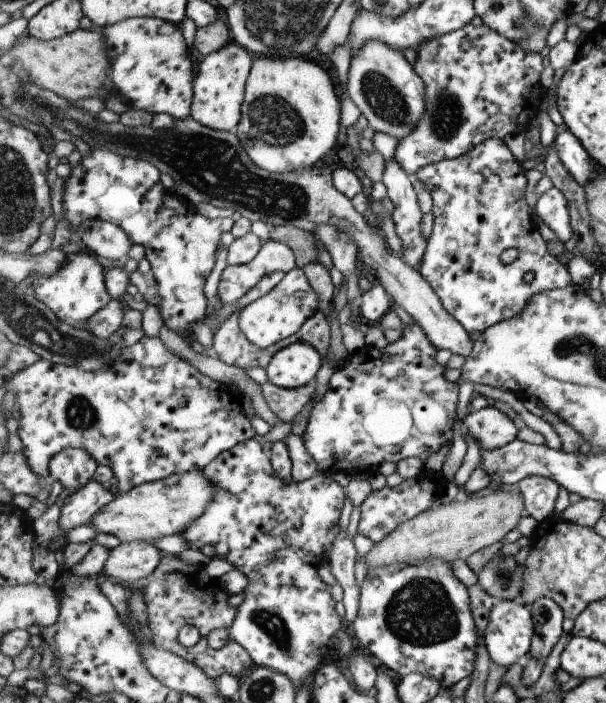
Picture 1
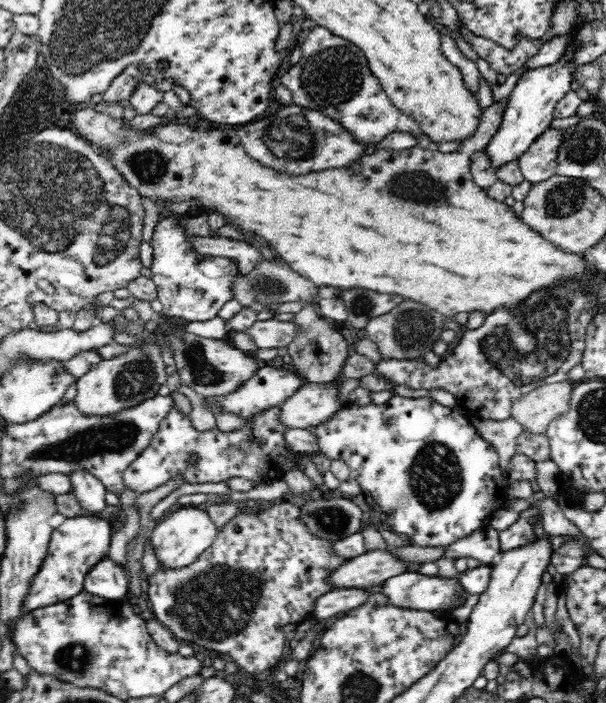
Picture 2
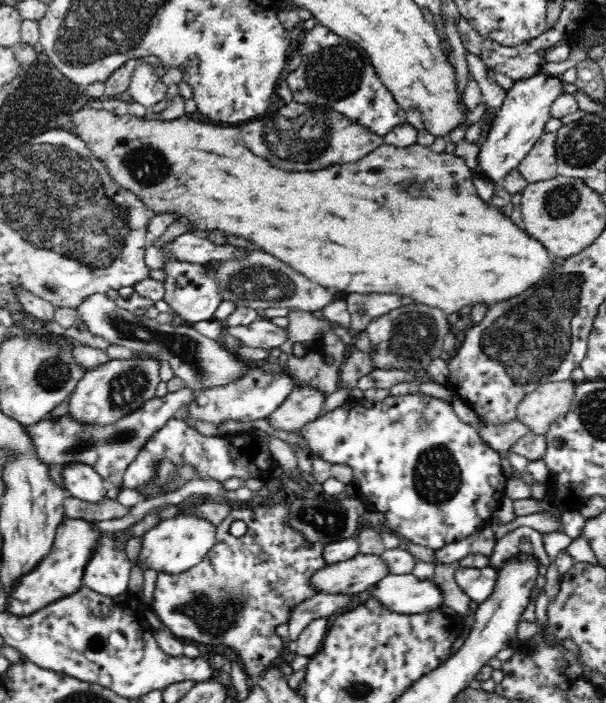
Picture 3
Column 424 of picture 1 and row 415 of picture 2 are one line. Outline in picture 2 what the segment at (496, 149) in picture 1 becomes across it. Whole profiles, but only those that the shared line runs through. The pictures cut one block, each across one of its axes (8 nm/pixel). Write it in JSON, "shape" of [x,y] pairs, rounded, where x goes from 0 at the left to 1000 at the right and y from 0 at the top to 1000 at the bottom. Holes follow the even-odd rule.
{"shape":[[[289,576],[244,634],[201,671],[206,694],[236,701],[261,694],[294,673],[300,673],[314,688],[356,688],[380,680],[406,680],[421,693],[465,683],[469,660],[475,660],[472,654],[485,654],[490,664],[492,660],[490,644],[469,624],[472,609],[460,602],[459,587],[460,579],[452,578],[436,589],[409,595],[401,609],[380,615],[350,609],[343,615],[330,615],[317,606],[314,593]]]}

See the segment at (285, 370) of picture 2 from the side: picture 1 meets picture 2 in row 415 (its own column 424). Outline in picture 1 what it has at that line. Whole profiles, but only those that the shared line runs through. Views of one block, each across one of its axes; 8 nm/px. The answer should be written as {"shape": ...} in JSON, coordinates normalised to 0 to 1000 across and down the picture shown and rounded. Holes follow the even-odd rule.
{"shape":[[[649,223],[639,228],[630,248],[630,259],[639,267],[639,279],[650,292],[649,321],[653,336],[663,343],[667,360],[658,361],[675,378],[682,378],[685,384],[693,384],[701,367],[705,356],[706,339],[701,339],[698,327],[695,327],[695,313],[698,313],[698,299],[691,293],[691,282],[682,265],[683,253],[680,253],[662,236],[662,230],[655,230],[655,225]]]}

